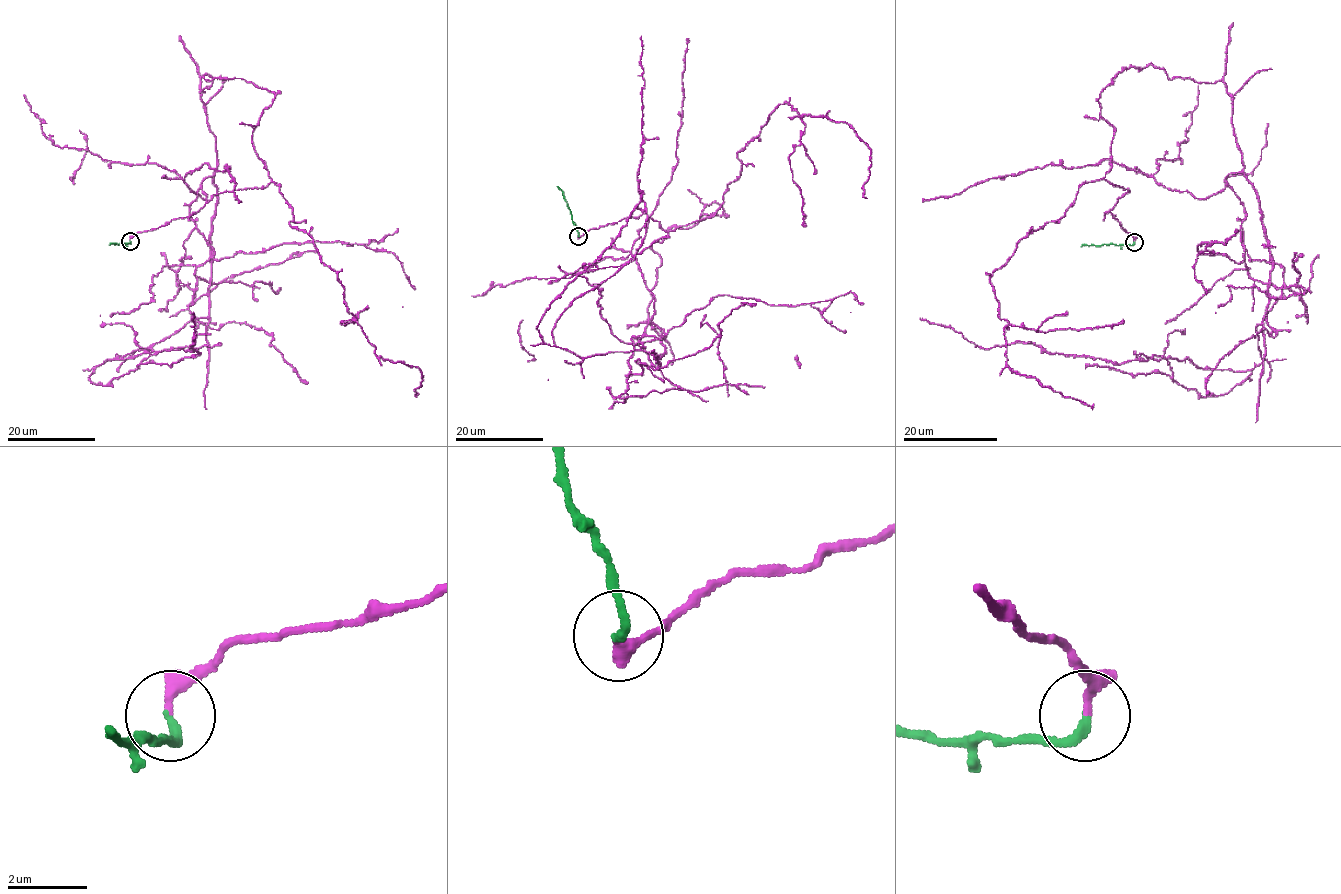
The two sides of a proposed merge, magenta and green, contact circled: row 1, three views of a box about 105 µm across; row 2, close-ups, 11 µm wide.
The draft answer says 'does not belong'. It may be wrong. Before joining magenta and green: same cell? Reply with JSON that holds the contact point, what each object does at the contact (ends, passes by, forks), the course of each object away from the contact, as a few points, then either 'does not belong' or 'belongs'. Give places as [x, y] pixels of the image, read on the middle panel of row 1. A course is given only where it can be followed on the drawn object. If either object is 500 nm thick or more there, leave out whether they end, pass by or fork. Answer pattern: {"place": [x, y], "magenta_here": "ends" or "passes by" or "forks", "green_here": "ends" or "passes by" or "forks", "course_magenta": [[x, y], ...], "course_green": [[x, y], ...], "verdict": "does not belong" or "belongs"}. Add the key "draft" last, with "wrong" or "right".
{"place": [578, 236], "magenta_here": "passes by", "green_here": "ends", "course_magenta": [[578, 235], [720, 205], [652, 244], [659, 365], [581, 357], [552, 329], [645, 234], [641, 36]], "course_green": [[578, 235], [563, 193], [557, 186]], "verdict": "belongs", "draft": "wrong"}

